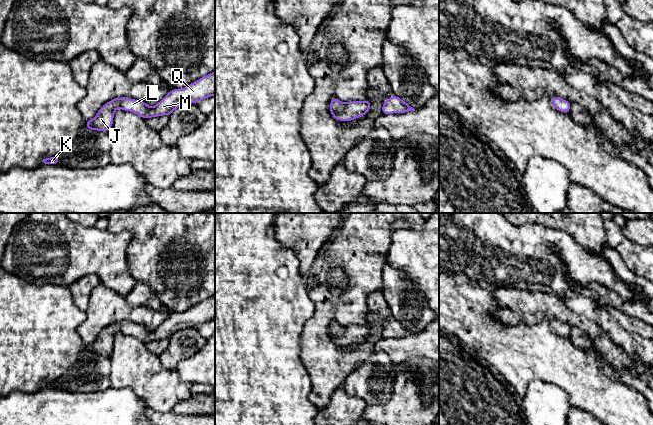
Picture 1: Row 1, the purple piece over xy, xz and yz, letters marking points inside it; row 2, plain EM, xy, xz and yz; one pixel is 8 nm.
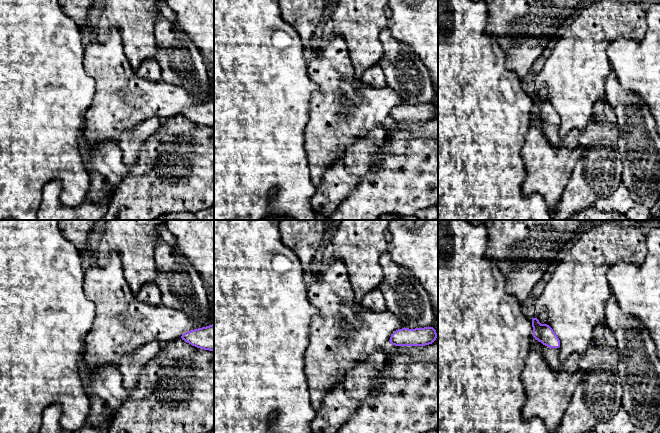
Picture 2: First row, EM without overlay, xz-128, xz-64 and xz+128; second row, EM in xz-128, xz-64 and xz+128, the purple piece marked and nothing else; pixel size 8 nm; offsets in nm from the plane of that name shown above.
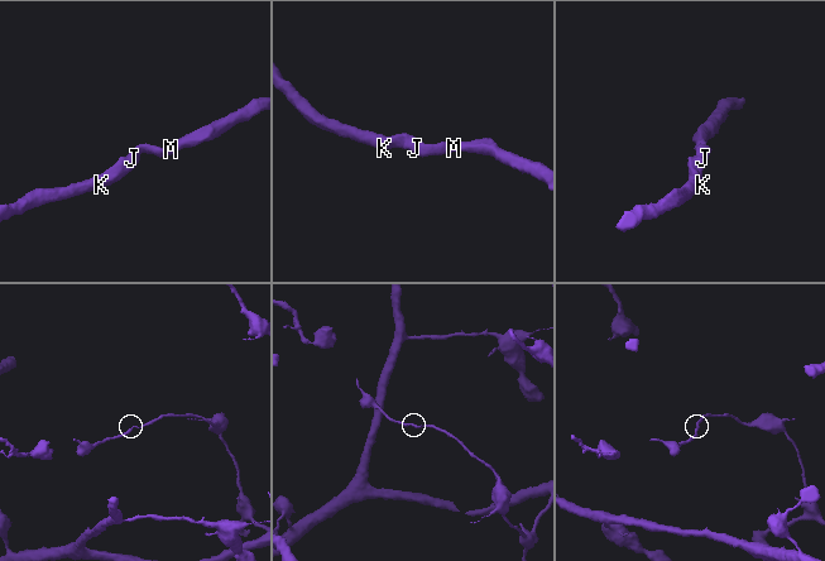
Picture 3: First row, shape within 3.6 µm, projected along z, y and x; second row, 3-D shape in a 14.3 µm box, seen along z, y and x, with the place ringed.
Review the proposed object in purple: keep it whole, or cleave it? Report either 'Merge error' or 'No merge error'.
No merge error

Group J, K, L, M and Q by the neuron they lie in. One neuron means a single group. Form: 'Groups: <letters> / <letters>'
Groups: J K L M Q

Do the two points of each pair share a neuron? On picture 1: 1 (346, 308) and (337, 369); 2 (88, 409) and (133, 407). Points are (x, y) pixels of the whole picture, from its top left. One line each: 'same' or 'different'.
1: different
2: same

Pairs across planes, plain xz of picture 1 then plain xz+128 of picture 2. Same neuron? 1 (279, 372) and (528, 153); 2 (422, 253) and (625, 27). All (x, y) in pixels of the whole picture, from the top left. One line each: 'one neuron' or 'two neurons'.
1: two neurons
2: two neurons

